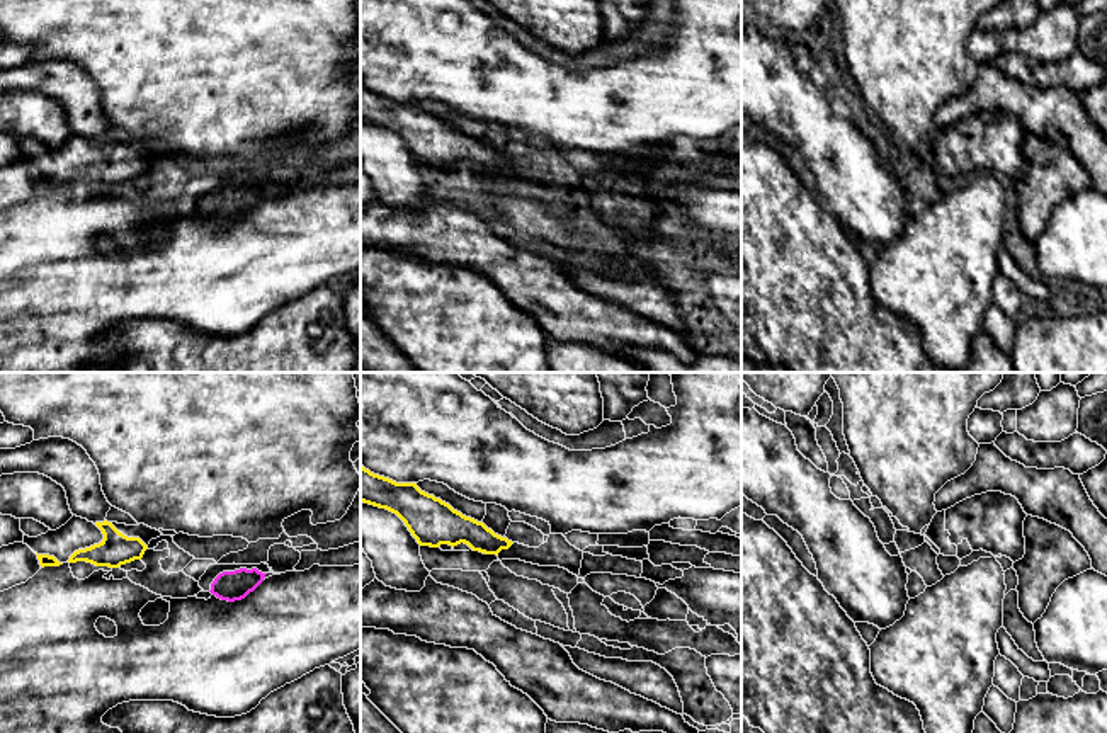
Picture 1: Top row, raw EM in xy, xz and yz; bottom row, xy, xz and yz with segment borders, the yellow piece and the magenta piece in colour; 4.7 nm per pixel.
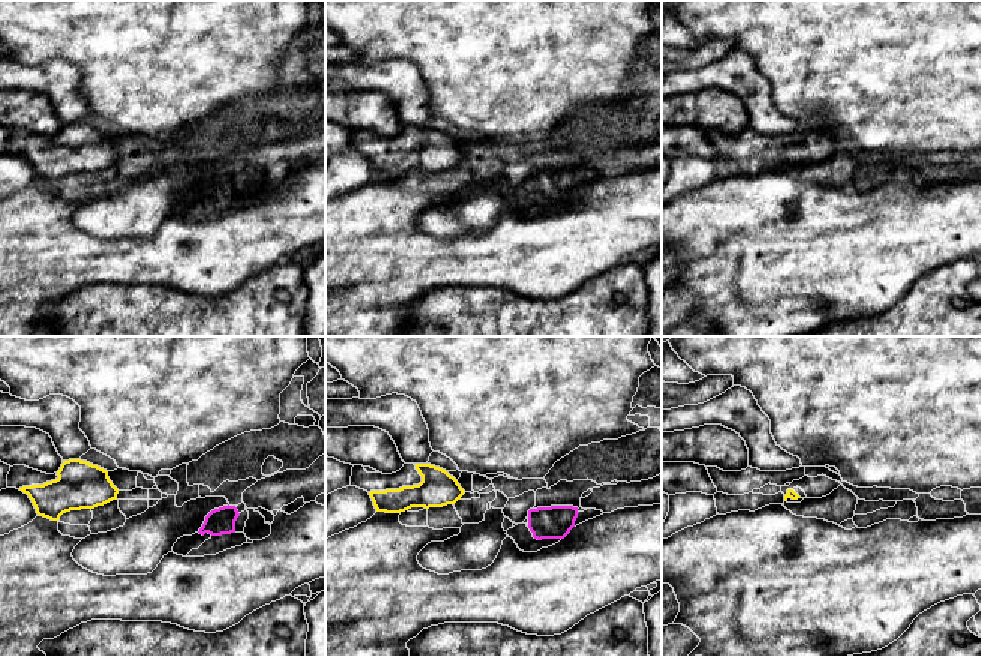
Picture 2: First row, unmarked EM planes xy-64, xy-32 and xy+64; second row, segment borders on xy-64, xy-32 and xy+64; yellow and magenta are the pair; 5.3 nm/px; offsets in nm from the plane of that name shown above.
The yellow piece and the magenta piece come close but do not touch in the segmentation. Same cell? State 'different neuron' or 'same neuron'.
different neuron

